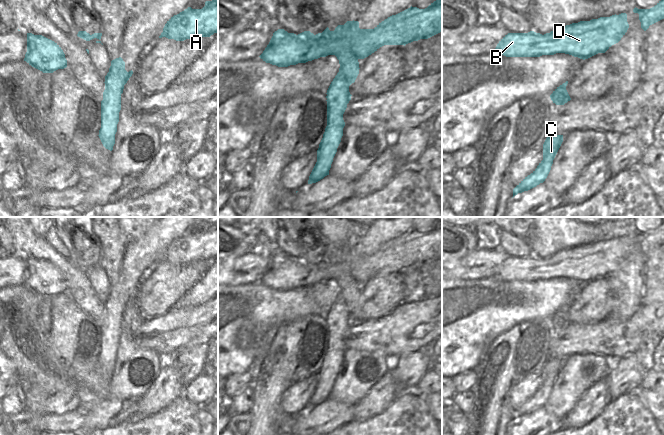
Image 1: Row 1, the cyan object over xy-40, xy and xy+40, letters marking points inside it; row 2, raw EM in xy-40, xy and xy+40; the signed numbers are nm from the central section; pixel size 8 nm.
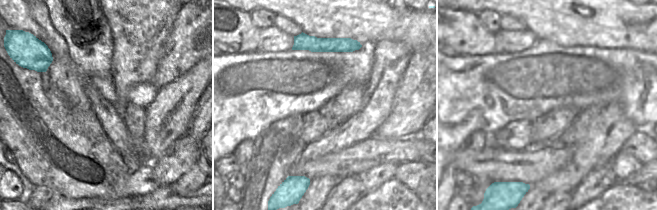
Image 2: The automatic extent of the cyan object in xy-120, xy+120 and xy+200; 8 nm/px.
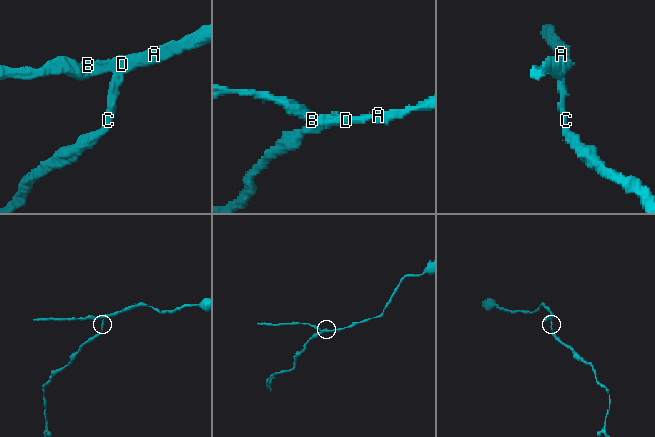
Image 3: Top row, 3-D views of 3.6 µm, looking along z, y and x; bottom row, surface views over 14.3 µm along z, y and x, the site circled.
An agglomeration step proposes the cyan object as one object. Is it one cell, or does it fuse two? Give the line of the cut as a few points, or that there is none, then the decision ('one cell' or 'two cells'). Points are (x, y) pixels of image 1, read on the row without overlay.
xy (335, 279), (342, 275), (349, 275), (357, 283) | two cells

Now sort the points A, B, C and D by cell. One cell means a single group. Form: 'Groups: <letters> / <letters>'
Groups: A B D / C

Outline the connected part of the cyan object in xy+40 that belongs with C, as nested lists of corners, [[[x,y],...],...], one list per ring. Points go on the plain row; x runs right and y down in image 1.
[[[549,357],[543,368],[543,384],[539,387],[537,392],[527,401],[525,401],[514,413],[513,421],[518,417],[528,415],[540,407],[543,407],[547,402],[553,384],[563,366],[563,359],[556,359]]]

